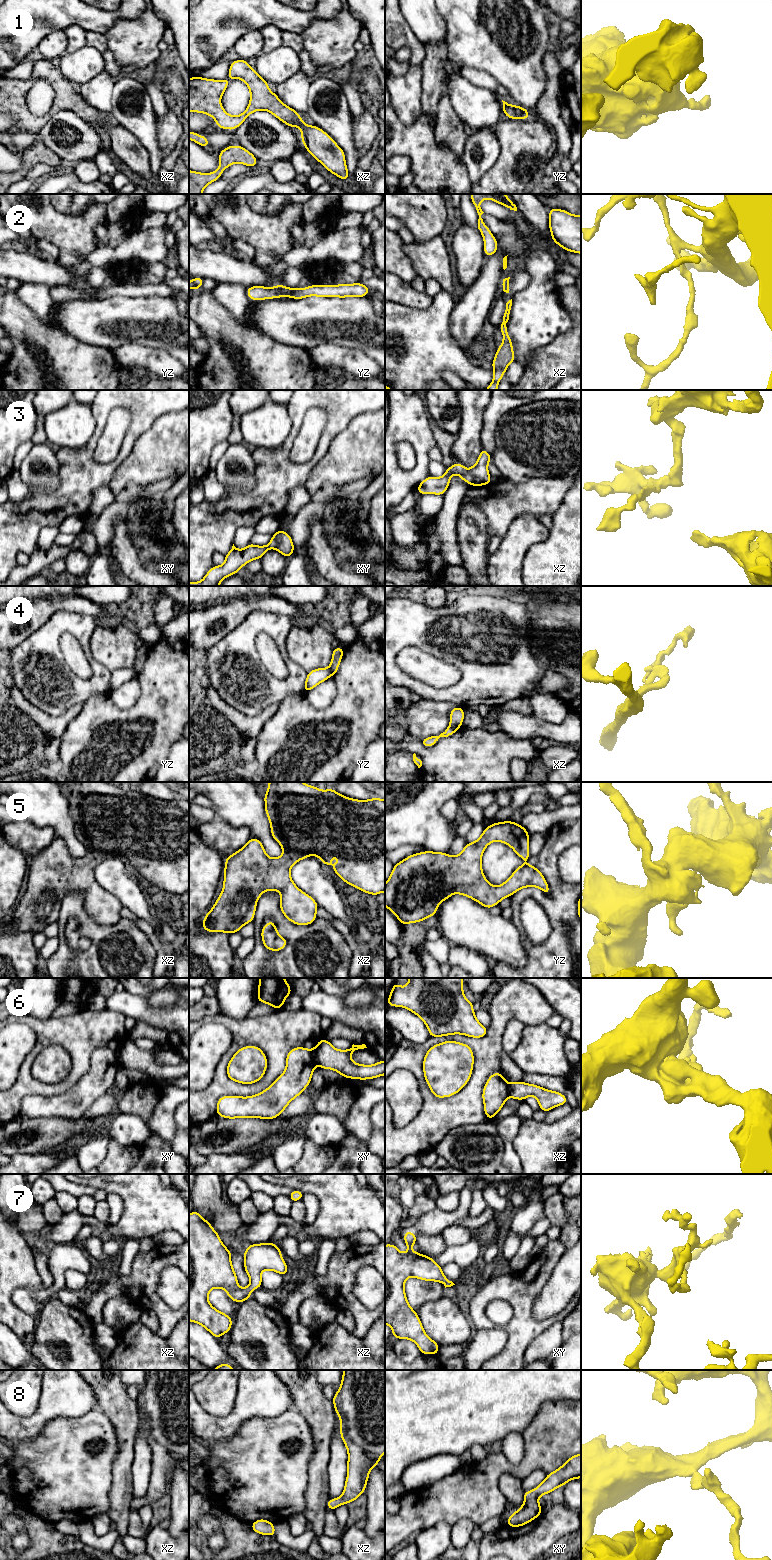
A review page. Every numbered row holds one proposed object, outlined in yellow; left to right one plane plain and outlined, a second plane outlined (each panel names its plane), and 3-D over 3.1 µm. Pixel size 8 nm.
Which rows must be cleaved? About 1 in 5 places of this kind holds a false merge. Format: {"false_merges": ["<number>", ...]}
{"false_merges": ["4", "6"]}

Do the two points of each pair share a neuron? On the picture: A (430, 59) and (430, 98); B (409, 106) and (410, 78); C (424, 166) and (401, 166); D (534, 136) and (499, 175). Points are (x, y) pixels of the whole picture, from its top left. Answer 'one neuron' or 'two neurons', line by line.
A: one neuron
B: one neuron
C: two neurons
D: one neuron

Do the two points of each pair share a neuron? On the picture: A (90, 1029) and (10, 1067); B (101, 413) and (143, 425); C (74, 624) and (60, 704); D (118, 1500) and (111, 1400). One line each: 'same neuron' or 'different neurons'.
A: different neurons
B: same neuron
C: same neuron
D: same neuron

